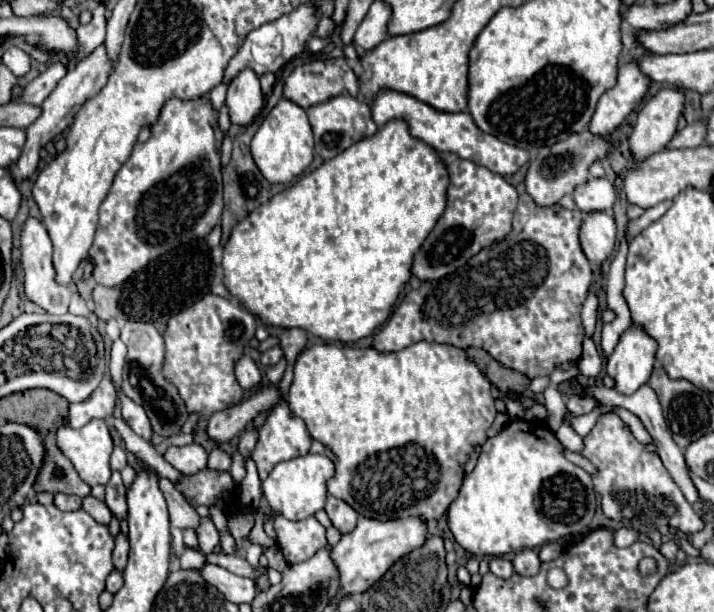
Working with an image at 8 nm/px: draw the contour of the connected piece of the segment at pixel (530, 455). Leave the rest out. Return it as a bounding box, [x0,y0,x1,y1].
[448,420,596,556]

